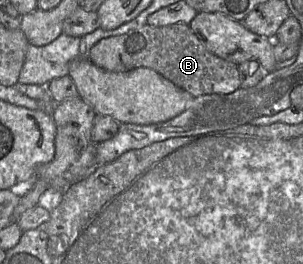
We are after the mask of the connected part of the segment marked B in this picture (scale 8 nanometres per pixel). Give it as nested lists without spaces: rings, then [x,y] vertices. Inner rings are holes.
[[[185,23],[162,27],[146,24],[122,35],[103,38],[90,49],[88,59],[97,67],[109,72],[151,68],[193,97],[230,94],[241,86],[237,65],[208,51]]]

